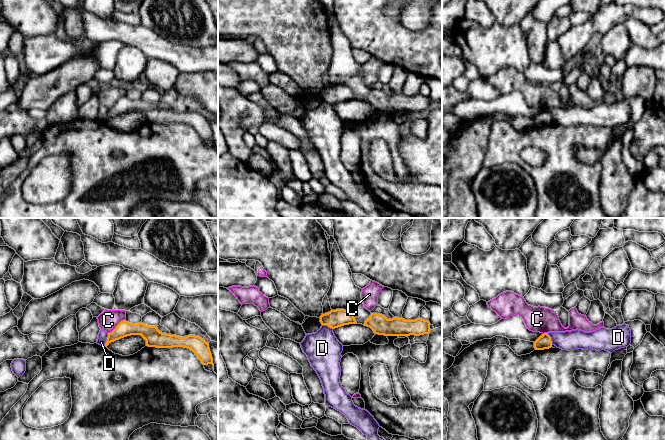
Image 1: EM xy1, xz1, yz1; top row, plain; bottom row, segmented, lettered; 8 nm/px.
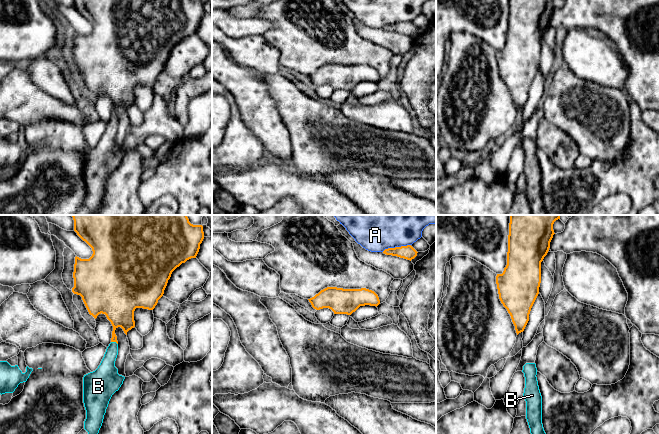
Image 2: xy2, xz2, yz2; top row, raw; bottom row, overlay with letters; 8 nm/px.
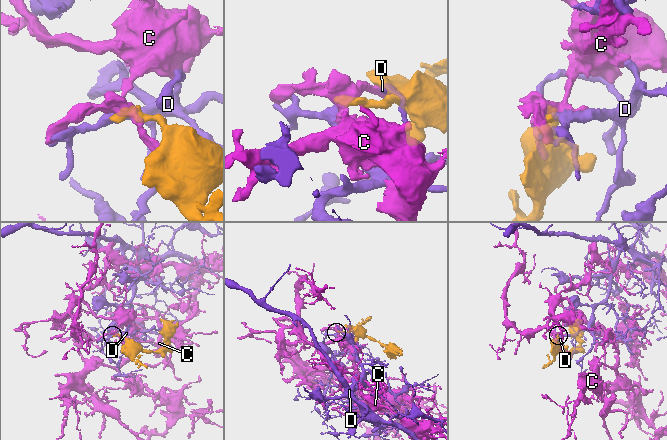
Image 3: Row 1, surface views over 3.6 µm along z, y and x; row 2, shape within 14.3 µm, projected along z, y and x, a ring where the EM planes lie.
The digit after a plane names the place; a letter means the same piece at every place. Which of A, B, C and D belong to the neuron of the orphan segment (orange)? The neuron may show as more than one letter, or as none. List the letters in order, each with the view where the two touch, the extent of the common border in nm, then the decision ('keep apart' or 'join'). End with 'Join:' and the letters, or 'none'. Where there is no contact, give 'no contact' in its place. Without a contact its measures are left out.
A: meets orange in xz2; contact 240 nm long; keep apart
B: meets orange in xy2; contact 60 nm long; join
C: meets orange in xy1; contact 180 nm long; keep apart
D: meets orange in xy1; contact 110 nm long; keep apart
Join: B

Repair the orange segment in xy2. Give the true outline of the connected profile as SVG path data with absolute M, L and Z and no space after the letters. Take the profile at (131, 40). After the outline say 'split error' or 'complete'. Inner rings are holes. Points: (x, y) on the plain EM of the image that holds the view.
M74 0L74 7L92 24L93 30L89 35L75 33L72 68L82 73L90 91L96 95L99 90L105 90L113 102L111 119L100 141L83 153L84 205L94 215L112 171L125 155L115 143L118 131L115 106L121 103L127 111L135 103L136 84L155 84L172 48L187 36L196 34L204 8L202 1L193 0Z; split error

